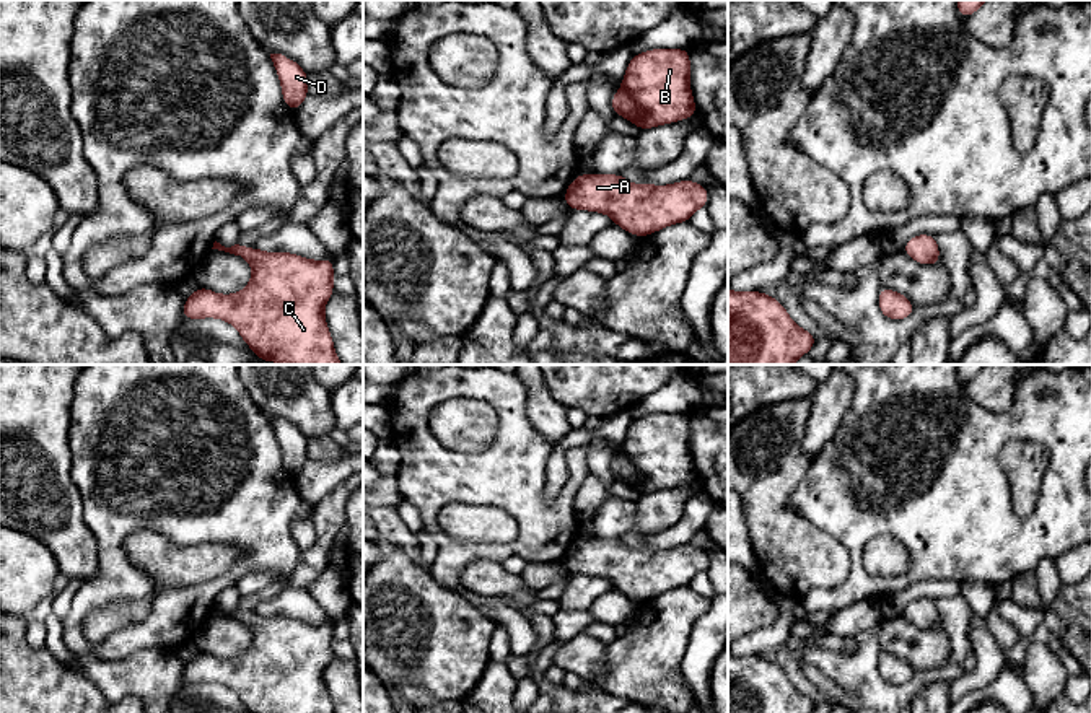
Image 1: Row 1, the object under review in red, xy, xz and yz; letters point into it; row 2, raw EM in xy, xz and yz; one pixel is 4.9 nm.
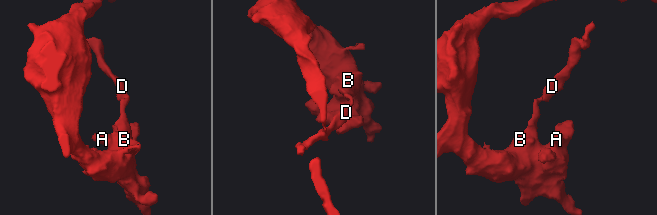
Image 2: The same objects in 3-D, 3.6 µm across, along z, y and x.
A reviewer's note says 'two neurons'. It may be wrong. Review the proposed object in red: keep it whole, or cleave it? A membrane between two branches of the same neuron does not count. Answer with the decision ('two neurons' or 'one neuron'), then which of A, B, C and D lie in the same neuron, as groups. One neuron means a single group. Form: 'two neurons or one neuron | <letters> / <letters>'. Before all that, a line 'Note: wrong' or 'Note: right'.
Note: wrong
one neuron | A B C D

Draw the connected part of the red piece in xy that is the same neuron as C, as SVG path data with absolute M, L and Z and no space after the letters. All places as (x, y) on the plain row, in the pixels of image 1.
M234 609L212 614L246 623L252 641L246 653L220 659L208 653L184 664L182 682L230 687L249 713L334 713L324 672L335 658L334 623L311 625L293 617L264 617Z

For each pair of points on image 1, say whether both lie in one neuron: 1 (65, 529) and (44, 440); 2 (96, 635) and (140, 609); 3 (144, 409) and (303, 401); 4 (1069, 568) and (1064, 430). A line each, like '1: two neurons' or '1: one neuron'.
1: one neuron
2: one neuron
3: two neurons
4: two neurons

